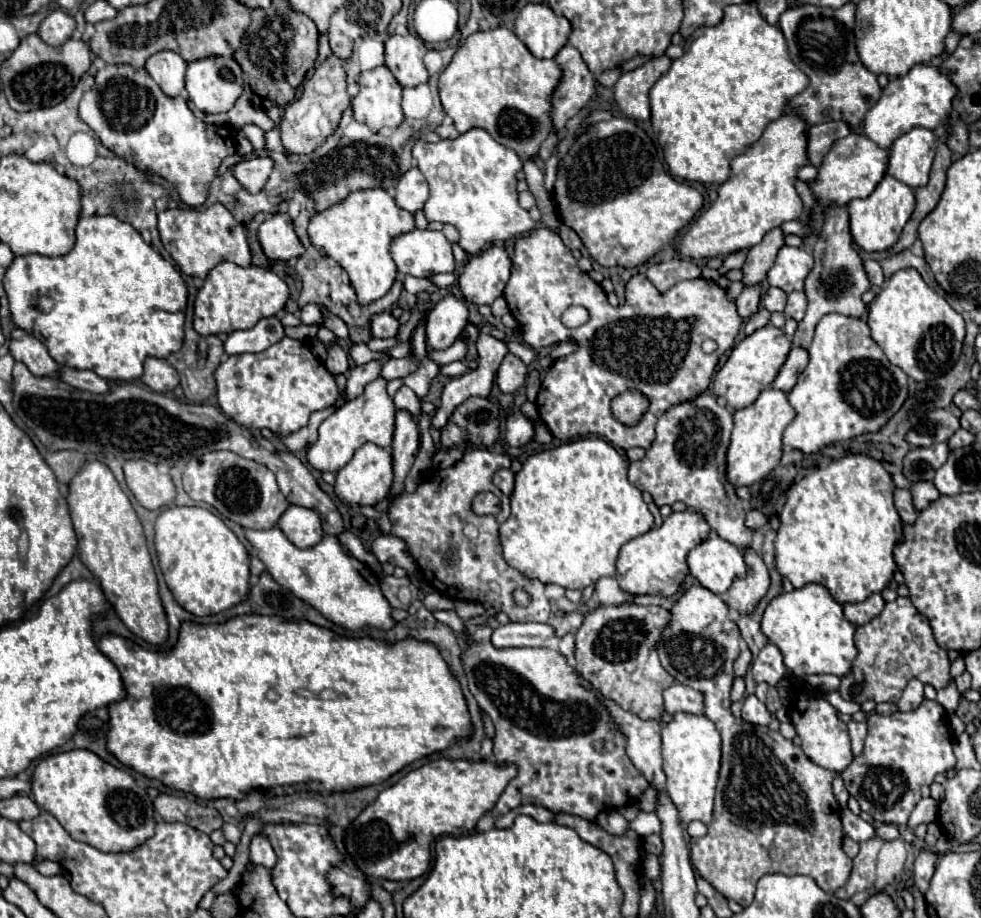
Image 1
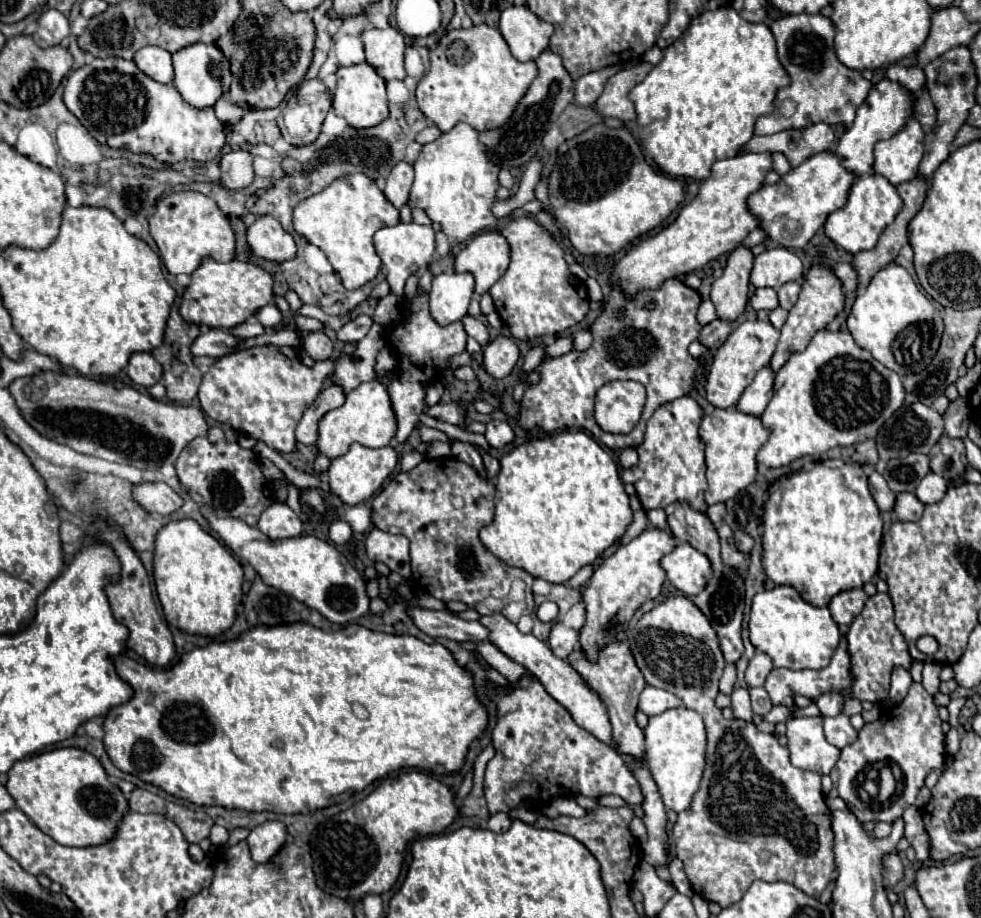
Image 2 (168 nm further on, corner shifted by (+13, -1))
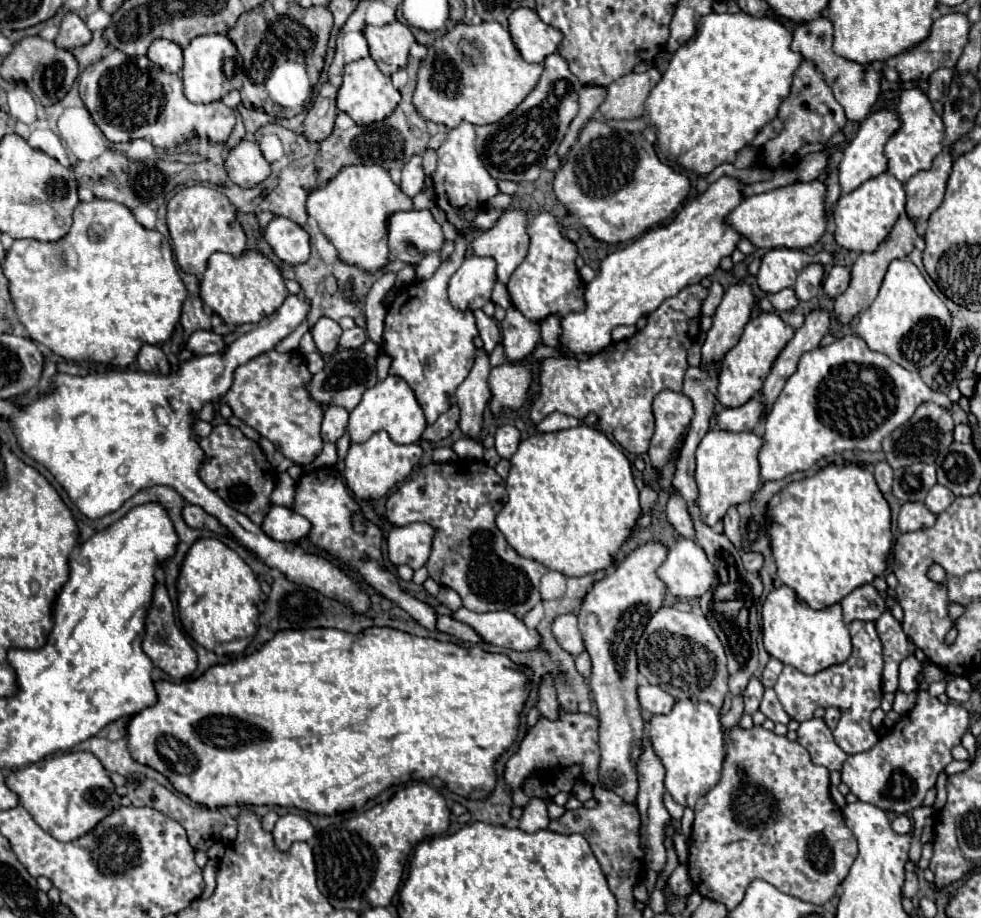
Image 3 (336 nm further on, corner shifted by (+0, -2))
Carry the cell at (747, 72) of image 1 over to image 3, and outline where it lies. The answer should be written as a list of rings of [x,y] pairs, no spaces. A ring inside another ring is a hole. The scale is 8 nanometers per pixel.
[[[711,12],[703,16],[697,34],[673,54],[663,78],[645,100],[647,118],[655,126],[659,150],[667,160],[703,176],[725,162],[733,164],[737,152],[751,144],[757,132],[777,116],[779,104],[789,96],[793,74],[801,62],[803,56],[791,50],[791,34],[769,16],[753,18],[745,12]]]

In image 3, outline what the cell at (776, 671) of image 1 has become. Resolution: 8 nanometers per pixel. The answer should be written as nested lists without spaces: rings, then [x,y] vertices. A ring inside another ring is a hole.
[[[771,658],[771,660],[767,662],[767,666],[765,666],[765,670],[763,670],[761,684],[763,684],[765,688],[773,688],[773,686],[775,686],[775,678],[781,674],[781,670],[783,670],[783,664],[781,664],[779,660]]]

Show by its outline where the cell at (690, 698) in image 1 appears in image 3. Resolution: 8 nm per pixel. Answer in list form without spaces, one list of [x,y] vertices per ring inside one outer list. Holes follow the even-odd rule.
[[[641,678],[641,682],[639,682],[639,704],[649,714],[669,714],[673,704],[675,704],[675,698],[669,692],[661,690],[659,686],[653,686],[645,678]]]

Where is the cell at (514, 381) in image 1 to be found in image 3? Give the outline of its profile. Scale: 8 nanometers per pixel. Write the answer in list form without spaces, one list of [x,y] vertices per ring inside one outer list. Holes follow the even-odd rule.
[[[515,306],[507,310],[507,316],[501,322],[501,344],[505,350],[505,358],[509,362],[521,362],[525,360],[535,346],[539,344],[539,324],[527,320]]]

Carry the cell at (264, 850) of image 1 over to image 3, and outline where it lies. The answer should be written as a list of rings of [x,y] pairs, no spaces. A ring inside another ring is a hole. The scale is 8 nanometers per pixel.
[[[285,814],[275,824],[273,840],[275,840],[277,850],[285,852],[285,850],[289,850],[289,846],[293,842],[309,840],[313,834],[315,834],[315,830],[309,820],[305,820],[303,816],[297,816],[297,814]]]

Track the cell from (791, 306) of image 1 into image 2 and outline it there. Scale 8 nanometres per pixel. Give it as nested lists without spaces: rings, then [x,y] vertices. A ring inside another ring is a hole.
[[[788,281],[786,285],[782,285],[778,289],[778,299],[780,299],[780,307],[784,309],[792,309],[792,305],[796,303],[800,293],[800,283],[798,281]]]

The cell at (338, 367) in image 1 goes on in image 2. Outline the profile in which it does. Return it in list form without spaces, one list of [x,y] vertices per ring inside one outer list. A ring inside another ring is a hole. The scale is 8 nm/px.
[[[316,331],[316,333],[306,333],[302,339],[302,349],[314,359],[314,361],[326,361],[332,355],[332,341],[324,331]]]

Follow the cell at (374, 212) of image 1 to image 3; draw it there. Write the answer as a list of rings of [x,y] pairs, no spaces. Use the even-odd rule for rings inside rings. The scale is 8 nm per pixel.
[[[347,166],[325,186],[313,190],[307,198],[307,212],[313,216],[327,236],[327,240],[337,248],[339,258],[345,264],[359,266],[369,274],[383,270],[389,264],[387,248],[387,222],[395,212],[409,212],[413,208],[411,198],[407,198],[399,186],[393,184],[387,170],[381,166]]]

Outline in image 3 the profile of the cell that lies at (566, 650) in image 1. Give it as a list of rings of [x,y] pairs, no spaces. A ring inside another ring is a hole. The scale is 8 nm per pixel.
[[[563,614],[553,622],[553,634],[563,650],[567,650],[571,656],[577,656],[585,650],[583,634],[577,624],[575,614]]]

